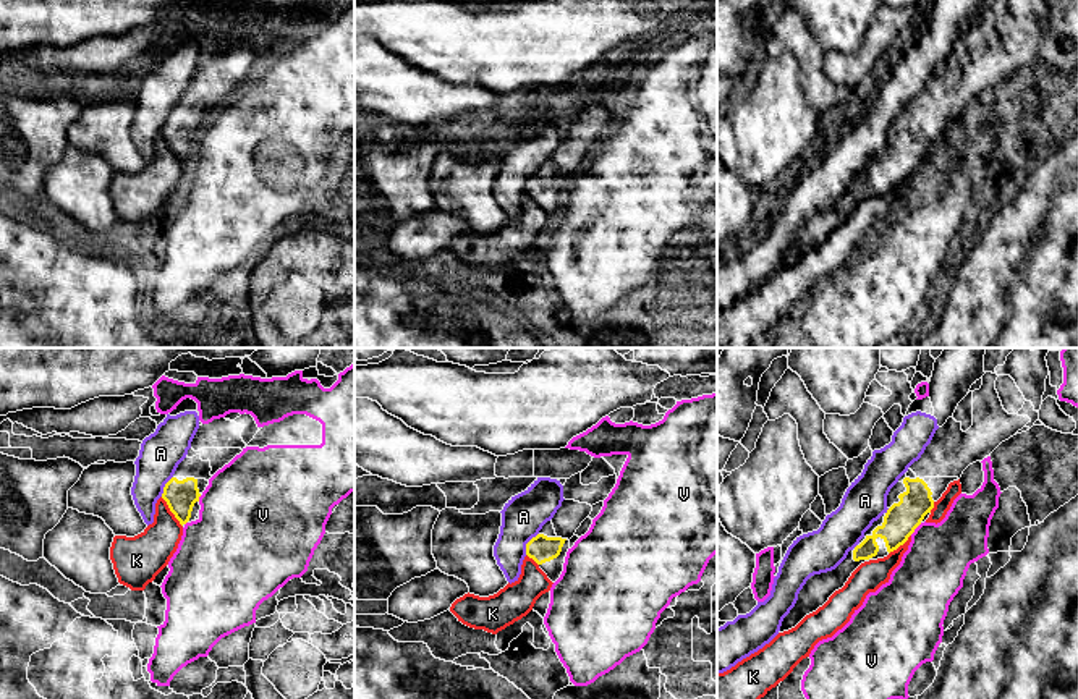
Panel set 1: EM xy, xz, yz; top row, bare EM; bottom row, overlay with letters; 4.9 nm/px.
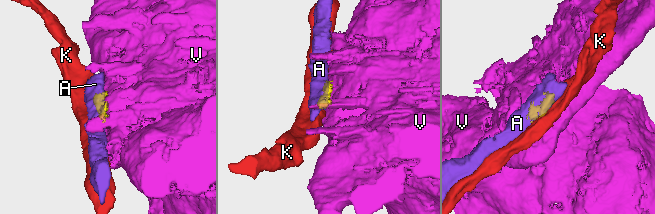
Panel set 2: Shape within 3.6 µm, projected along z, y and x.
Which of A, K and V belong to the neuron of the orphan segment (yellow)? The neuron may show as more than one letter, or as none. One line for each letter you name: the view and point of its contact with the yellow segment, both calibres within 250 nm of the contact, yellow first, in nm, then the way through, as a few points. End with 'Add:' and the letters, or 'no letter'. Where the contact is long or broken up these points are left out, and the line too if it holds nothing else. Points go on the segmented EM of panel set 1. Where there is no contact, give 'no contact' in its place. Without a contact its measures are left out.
Add: no letter

